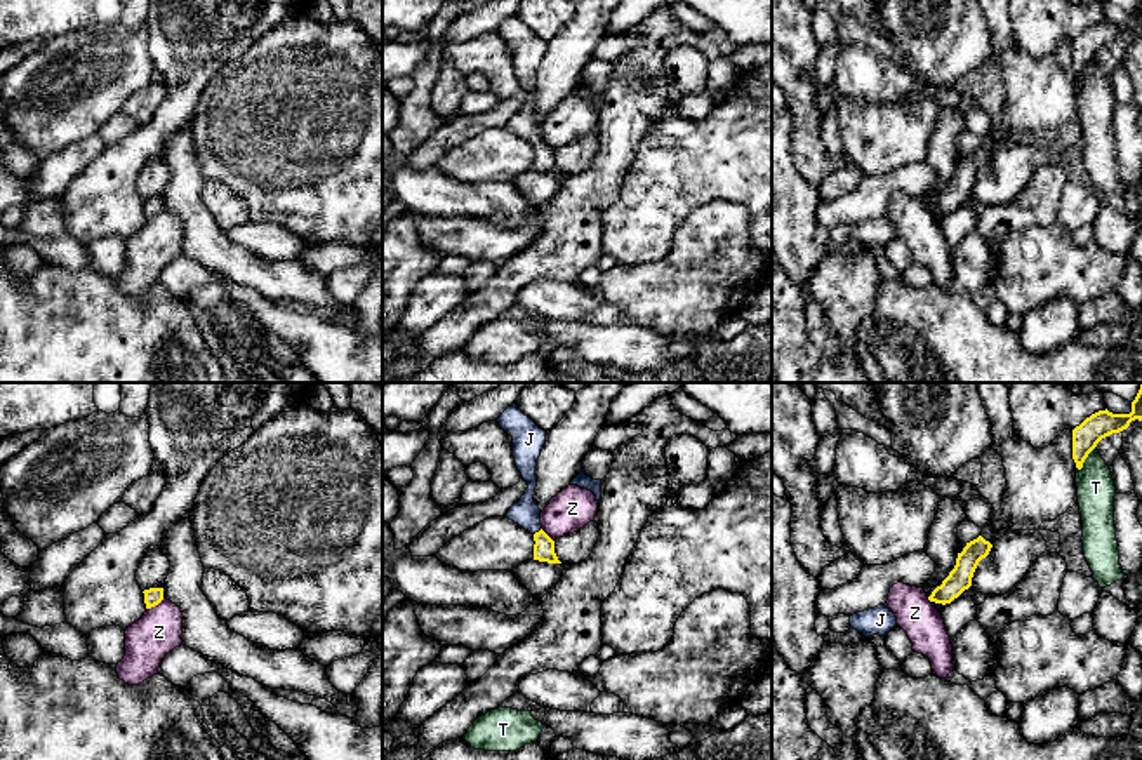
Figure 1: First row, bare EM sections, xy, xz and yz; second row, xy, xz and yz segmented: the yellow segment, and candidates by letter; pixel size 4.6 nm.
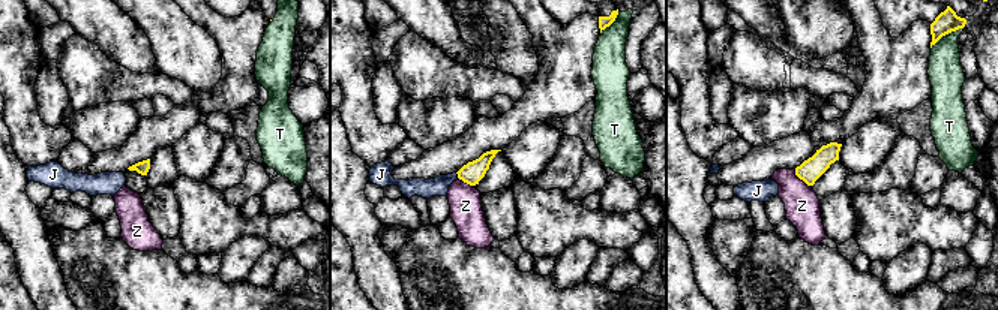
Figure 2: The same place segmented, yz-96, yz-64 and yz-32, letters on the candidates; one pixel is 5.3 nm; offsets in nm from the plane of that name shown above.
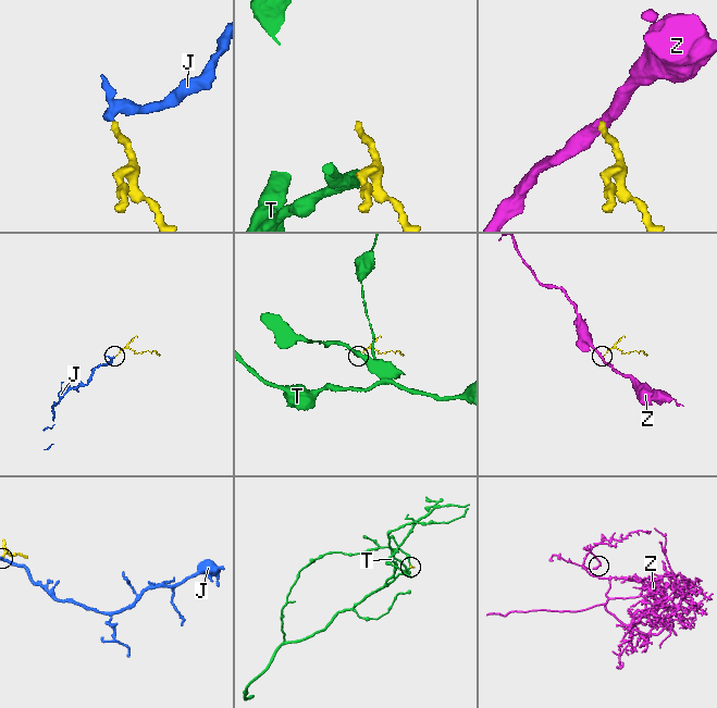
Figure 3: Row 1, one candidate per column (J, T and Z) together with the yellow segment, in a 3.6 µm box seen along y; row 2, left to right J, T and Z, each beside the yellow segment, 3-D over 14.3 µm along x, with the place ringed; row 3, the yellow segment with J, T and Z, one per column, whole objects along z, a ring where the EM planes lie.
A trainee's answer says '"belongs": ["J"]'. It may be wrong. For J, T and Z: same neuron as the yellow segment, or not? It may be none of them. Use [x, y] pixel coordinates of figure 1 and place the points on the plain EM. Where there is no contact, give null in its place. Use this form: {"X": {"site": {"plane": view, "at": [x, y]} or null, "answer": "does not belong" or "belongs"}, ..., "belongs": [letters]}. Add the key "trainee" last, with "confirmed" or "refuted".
{"J": {"site": {"plane": "xz", "at": [539, 141]}, "answer": "belongs"}, "T": {"site": {"plane": "yz", "at": [1087, 66]}, "answer": "does not belong"}, "Z": {"site": {"plane": "xy", "at": [155, 214]}, "answer": "does not belong"}, "belongs": ["J"], "trainee": "confirmed"}

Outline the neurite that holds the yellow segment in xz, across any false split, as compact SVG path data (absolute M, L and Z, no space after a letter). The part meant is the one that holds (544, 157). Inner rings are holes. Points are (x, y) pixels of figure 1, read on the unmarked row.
M516 14L508 17L499 28L499 37L513 47L513 68L528 99L515 113L506 129L513 130L534 146L534 170L561 174L554 163L554 151L542 141L541 120L534 111L537 85L535 77L546 54L546 42L541 40Z

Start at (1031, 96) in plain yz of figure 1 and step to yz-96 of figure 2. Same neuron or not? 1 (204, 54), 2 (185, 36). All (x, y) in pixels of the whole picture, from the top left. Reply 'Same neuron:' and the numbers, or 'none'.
Same neuron: none

